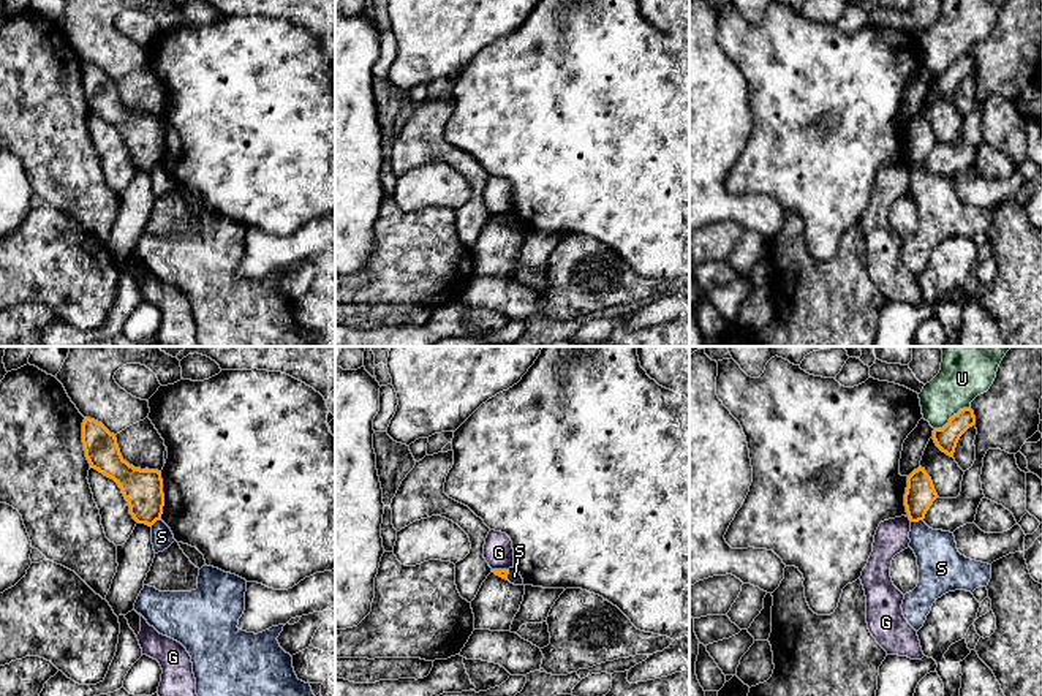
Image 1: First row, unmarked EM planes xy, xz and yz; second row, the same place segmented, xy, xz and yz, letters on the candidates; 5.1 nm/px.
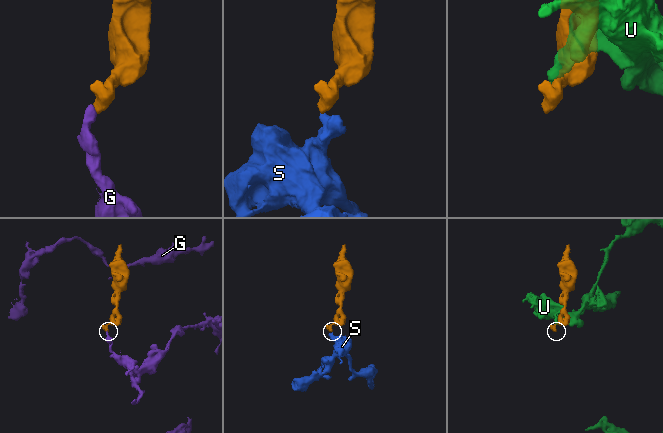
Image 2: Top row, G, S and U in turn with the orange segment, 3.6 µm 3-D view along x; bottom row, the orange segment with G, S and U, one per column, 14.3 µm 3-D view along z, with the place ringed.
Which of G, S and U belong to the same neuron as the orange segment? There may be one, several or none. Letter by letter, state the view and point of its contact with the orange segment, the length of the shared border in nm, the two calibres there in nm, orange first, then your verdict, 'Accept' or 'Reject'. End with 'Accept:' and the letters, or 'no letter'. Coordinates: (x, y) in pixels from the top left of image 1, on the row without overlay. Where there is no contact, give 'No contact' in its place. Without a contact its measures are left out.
G: Touches orange at yz (909, 165). Shared border 40 nm. Thickness 150 nm (orange) against 170 nm. Reject
S: Touches orange at yz (916, 166). Shared border 70 nm. Thickness 150 nm (orange) against 220 nm. Reject
U: Touches orange at yz (952, 62). Shared border 220 nm. Thickness 120 nm (orange) against 240 nm. Reject
Accept: no letter

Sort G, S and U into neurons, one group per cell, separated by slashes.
G / S / U

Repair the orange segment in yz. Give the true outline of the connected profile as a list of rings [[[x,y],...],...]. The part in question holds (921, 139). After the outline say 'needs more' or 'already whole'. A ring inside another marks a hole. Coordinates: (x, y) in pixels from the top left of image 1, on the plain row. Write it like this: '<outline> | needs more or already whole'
[[[919,112],[908,122],[904,152],[911,168],[925,165],[927,157],[938,144],[931,123]]] | already whole

